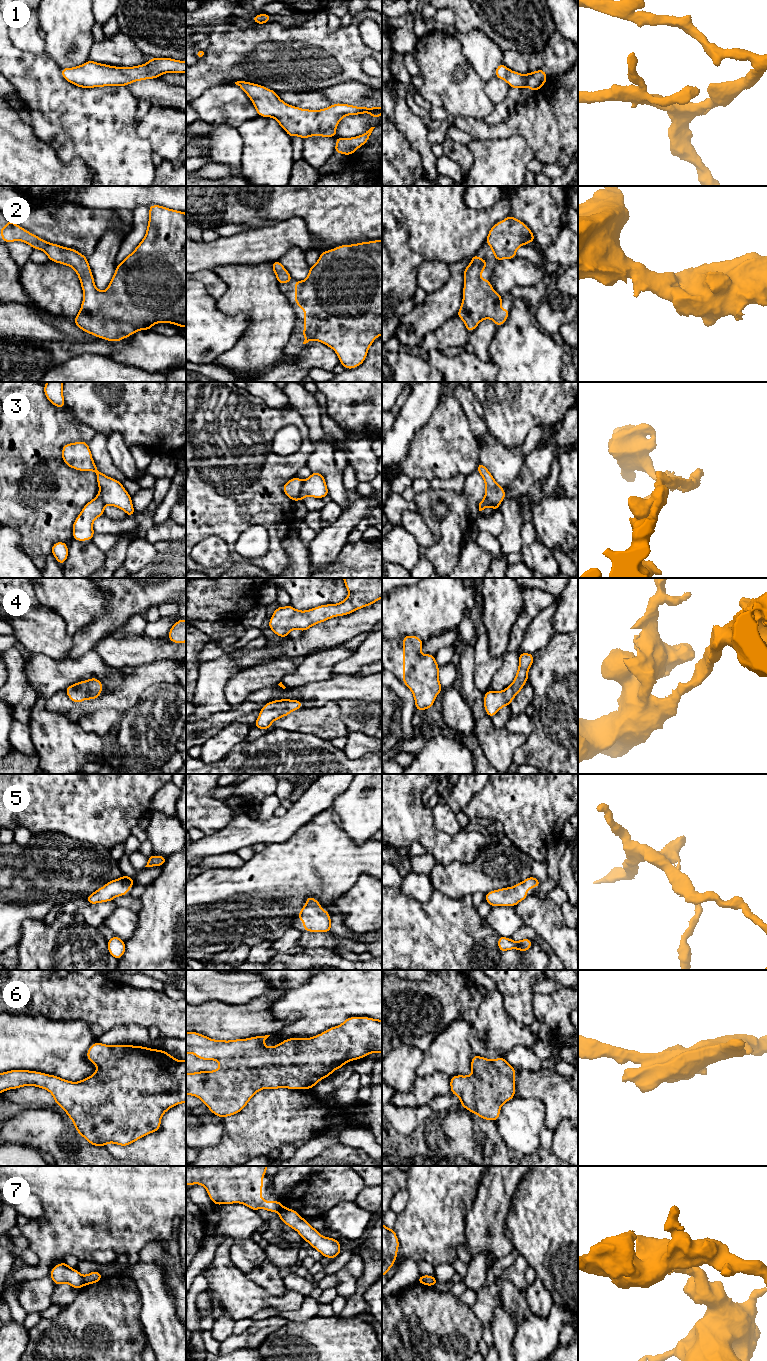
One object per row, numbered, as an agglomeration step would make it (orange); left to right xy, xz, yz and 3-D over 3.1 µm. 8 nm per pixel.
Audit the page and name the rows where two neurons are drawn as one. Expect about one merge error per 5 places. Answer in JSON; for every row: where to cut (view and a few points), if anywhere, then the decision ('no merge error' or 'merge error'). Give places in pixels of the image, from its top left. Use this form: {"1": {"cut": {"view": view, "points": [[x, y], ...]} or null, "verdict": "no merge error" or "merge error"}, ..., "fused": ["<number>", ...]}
{"1": {"cut": null, "verdict": "no merge error"}, "2": {"cut": null, "verdict": "no merge error"}, "3": {"cut": {"view": "xz", "points": [[303, 481], [298, 499]]}, "verdict": "merge error"}, "4": {"cut": null, "verdict": "no merge error"}, "5": {"cut": null, "verdict": "no merge error"}, "6": {"cut": null, "verdict": "no merge error"}, "7": {"cut": {"view": "xy", "points": [[83, 1276], [85, 1284]]}, "verdict": "merge error"}, "fused": ["3", "7"]}

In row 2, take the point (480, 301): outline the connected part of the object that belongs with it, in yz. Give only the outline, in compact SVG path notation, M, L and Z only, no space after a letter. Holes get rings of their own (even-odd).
M475 254L463 272L463 300L457 316L464 321L469 333L486 318L493 320L499 328L510 312L500 308L503 297L493 290L490 280L480 278L480 274L486 269L486 263L486 259L480 259Z

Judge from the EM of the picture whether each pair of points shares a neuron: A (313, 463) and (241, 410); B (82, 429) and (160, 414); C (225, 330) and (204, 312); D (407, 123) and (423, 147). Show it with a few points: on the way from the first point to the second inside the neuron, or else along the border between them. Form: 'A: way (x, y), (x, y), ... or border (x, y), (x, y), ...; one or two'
A: border (309, 436), (314, 445), (314, 450), (305, 465); two
B: border (71, 414), (96, 431); two
C: way (220, 328), (209, 317); one
D: way (413, 129), (419, 141); one

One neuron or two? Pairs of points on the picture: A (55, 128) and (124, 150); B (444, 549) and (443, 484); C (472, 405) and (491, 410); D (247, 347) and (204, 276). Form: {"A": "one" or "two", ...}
{"A": "one", "B": "two", "C": "two", "D": "two"}

